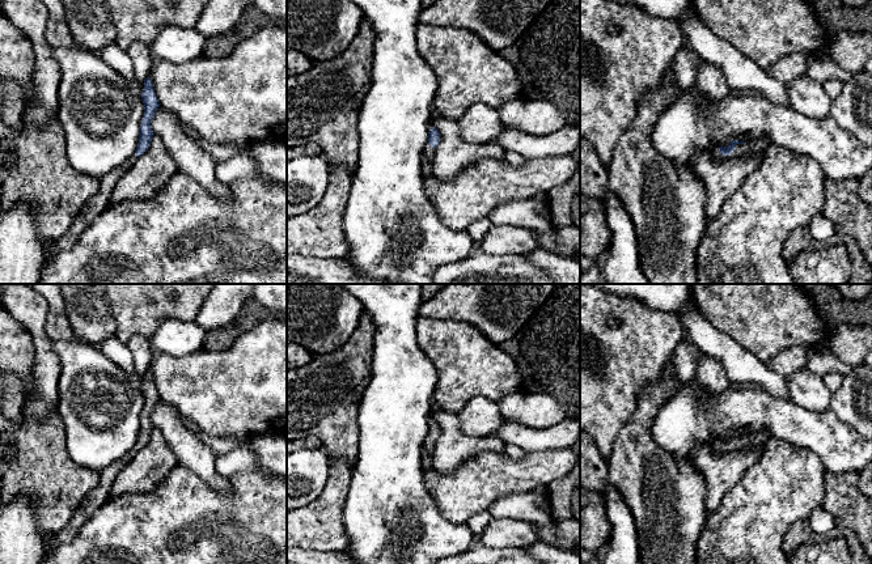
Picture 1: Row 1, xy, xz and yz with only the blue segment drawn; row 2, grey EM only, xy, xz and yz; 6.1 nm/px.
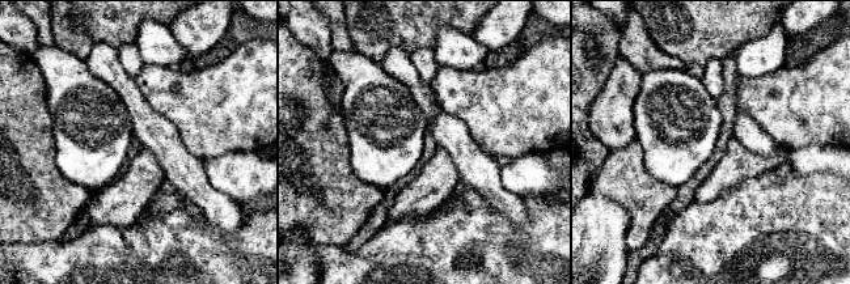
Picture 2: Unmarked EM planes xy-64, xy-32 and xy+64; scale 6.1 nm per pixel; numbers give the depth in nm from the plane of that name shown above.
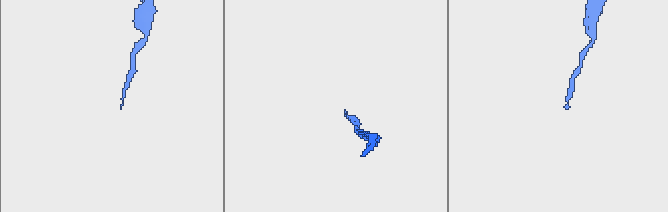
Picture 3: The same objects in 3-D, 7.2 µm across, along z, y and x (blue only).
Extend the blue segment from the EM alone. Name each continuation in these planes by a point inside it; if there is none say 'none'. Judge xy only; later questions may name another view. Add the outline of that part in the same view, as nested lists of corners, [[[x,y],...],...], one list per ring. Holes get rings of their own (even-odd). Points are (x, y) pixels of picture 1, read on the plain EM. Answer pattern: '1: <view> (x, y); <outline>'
1: xy (98, 495); [[[134,446],[120,459],[113,462],[100,472],[98,484],[92,488],[73,513],[68,525],[54,534],[56,543],[69,542],[92,514],[109,499],[115,476],[130,463],[139,450]]]

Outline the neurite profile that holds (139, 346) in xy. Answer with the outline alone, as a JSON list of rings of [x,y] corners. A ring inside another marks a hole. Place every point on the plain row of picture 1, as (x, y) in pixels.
[[[135,335],[126,344],[132,355],[136,374],[143,376],[148,370],[154,353],[149,338]]]

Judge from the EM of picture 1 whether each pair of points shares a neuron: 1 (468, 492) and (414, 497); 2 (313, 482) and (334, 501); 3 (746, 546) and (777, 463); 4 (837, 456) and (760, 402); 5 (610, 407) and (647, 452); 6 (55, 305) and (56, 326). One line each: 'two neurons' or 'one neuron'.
1: two neurons
2: two neurons
3: one neuron
4: one neuron
5: two neurons
6: one neuron

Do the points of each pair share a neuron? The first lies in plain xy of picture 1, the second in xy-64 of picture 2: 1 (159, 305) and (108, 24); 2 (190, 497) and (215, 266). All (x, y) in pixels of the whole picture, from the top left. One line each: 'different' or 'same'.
1: same
2: same

